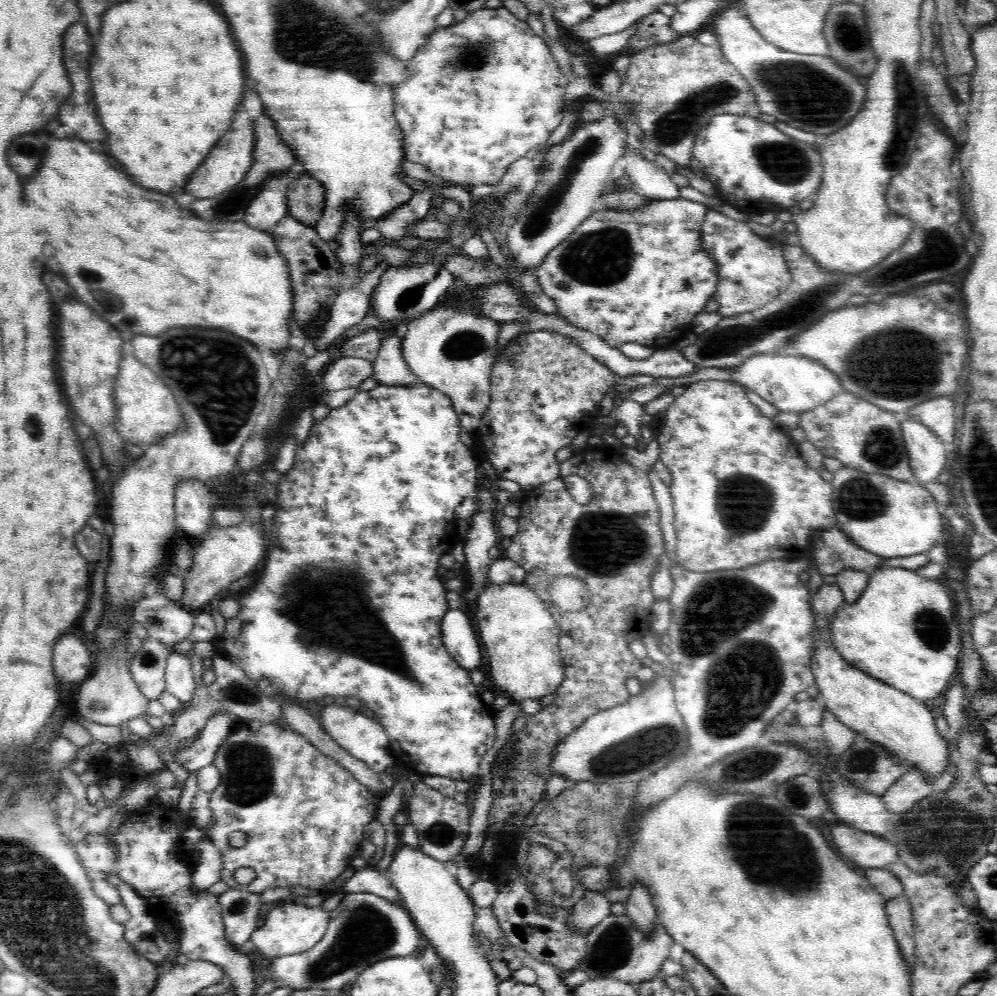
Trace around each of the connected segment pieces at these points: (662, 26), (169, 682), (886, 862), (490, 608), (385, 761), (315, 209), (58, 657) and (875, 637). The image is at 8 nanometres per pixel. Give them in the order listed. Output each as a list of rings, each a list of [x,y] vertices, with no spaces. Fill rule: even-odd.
[[[652,12],[643,17],[633,39],[626,46],[626,50],[638,52],[654,44],[666,44],[679,38],[671,27],[671,19],[662,12]]]
[[[171,650],[165,671],[165,690],[180,702],[192,700],[196,683],[194,683],[192,660],[189,655],[178,655]]]
[[[844,822],[832,828],[832,840],[836,850],[858,864],[860,868],[887,868],[899,862],[897,846],[884,837],[867,833]]]
[[[490,584],[478,596],[474,607],[478,618],[478,637],[486,648],[490,659],[490,673],[498,690],[502,690],[509,700],[522,701],[526,699],[540,700],[556,690],[565,676],[563,659],[559,649],[561,631],[547,608],[546,601],[540,599],[529,586],[520,584]]]
[[[332,704],[332,706],[326,706],[322,710],[322,716],[320,716],[319,720],[324,733],[329,739],[341,746],[346,752],[350,752],[354,758],[365,762],[378,774],[379,772],[384,772],[385,768],[394,763],[393,756],[388,748],[390,740],[386,735],[386,731],[382,729],[379,718],[367,717],[366,713],[363,712],[363,708],[356,713],[349,706],[342,707]]]
[[[301,175],[288,186],[289,215],[310,227],[324,212],[324,186],[310,175]]]
[[[69,632],[54,643],[52,665],[57,682],[62,683],[80,684],[94,669],[84,642]]]
[[[876,568],[869,576],[868,584],[866,584],[864,593],[860,596],[859,600],[854,605],[842,605],[838,612],[836,612],[832,621],[832,644],[834,644],[835,649],[839,652],[840,657],[844,658],[844,661],[848,661],[852,667],[859,669],[876,680],[881,680],[888,686],[893,686],[909,694],[920,702],[925,703],[929,699],[944,696],[943,693],[951,687],[952,681],[958,675],[957,665],[959,664],[958,658],[961,656],[960,644],[962,643],[959,626],[956,626],[957,620],[952,618],[955,615],[955,602],[952,590],[946,584],[945,580],[941,578],[926,580],[907,568]]]

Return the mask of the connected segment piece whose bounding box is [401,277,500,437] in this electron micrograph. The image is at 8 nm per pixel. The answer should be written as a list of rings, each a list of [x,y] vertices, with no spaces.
[[[455,277],[454,284],[449,288],[453,290],[453,299],[451,301],[442,301],[433,309],[426,311],[424,316],[414,322],[406,324],[402,338],[402,357],[408,363],[410,370],[429,388],[436,388],[444,392],[445,396],[452,400],[452,407],[458,414],[461,428],[466,437],[473,437],[474,432],[480,426],[482,415],[487,411],[491,401],[491,370],[496,359],[496,350],[498,350],[498,334],[500,334],[500,323],[488,319],[482,315],[482,311],[474,305],[472,295],[466,293],[466,288],[472,288],[472,285],[464,283],[458,277]]]

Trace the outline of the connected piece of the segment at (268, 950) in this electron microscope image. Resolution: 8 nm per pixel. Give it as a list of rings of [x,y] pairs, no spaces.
[[[290,901],[278,903],[275,908],[263,919],[264,924],[258,925],[249,940],[249,948],[255,949],[267,959],[298,954],[315,947],[323,940],[328,930],[329,913],[326,912],[319,901]]]

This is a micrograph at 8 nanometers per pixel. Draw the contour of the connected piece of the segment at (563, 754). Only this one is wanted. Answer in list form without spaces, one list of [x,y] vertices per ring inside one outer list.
[[[656,675],[638,696],[630,696],[622,704],[588,716],[584,724],[580,724],[573,734],[554,748],[556,752],[550,762],[552,776],[562,775],[570,783],[584,781],[594,782],[596,785],[608,784],[613,790],[624,795],[634,792],[636,783],[668,766],[672,760],[680,758],[688,750],[689,733],[682,715],[676,708],[674,690],[673,681],[667,675]]]

